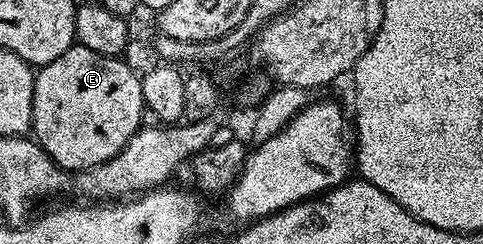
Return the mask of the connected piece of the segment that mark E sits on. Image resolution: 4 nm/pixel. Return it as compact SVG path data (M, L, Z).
M76 43L59 59L37 70L32 91L32 137L61 169L81 171L96 167L112 159L124 148L128 139L143 128L146 104L142 98L141 76L124 62L123 58L100 55Z

